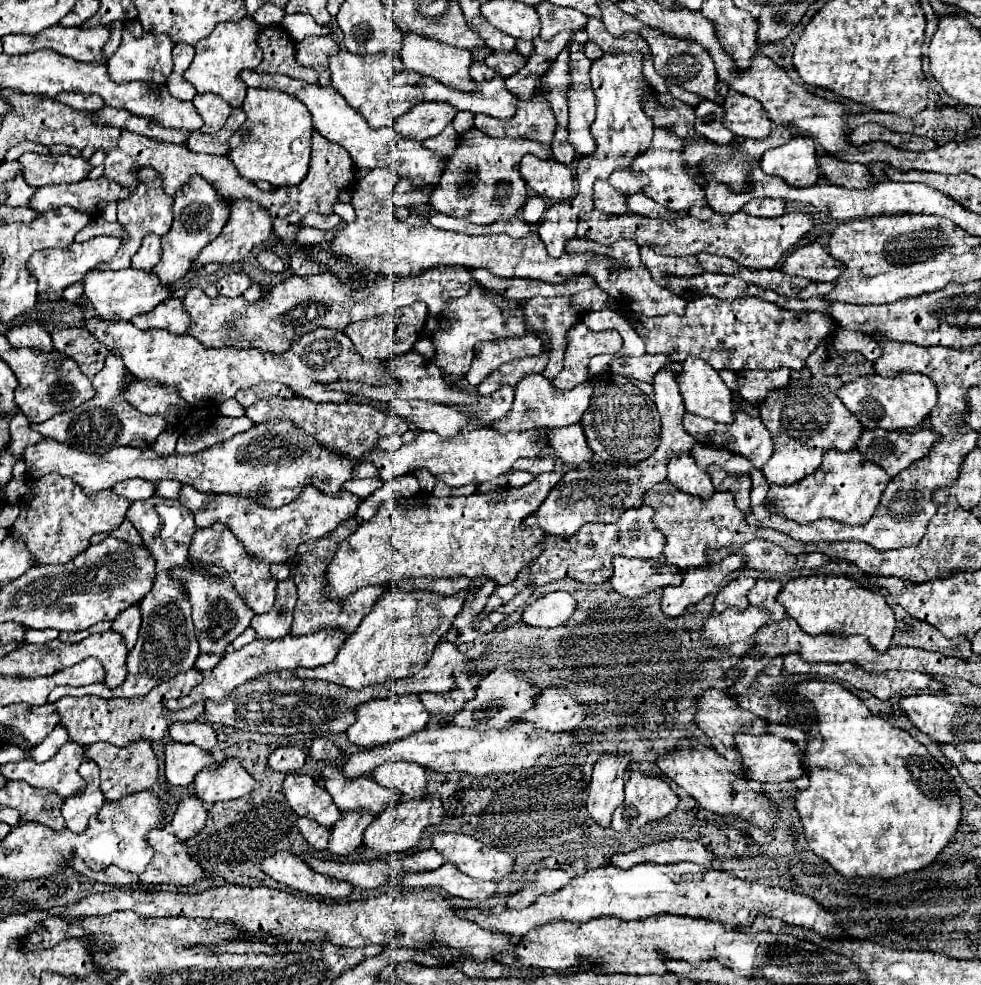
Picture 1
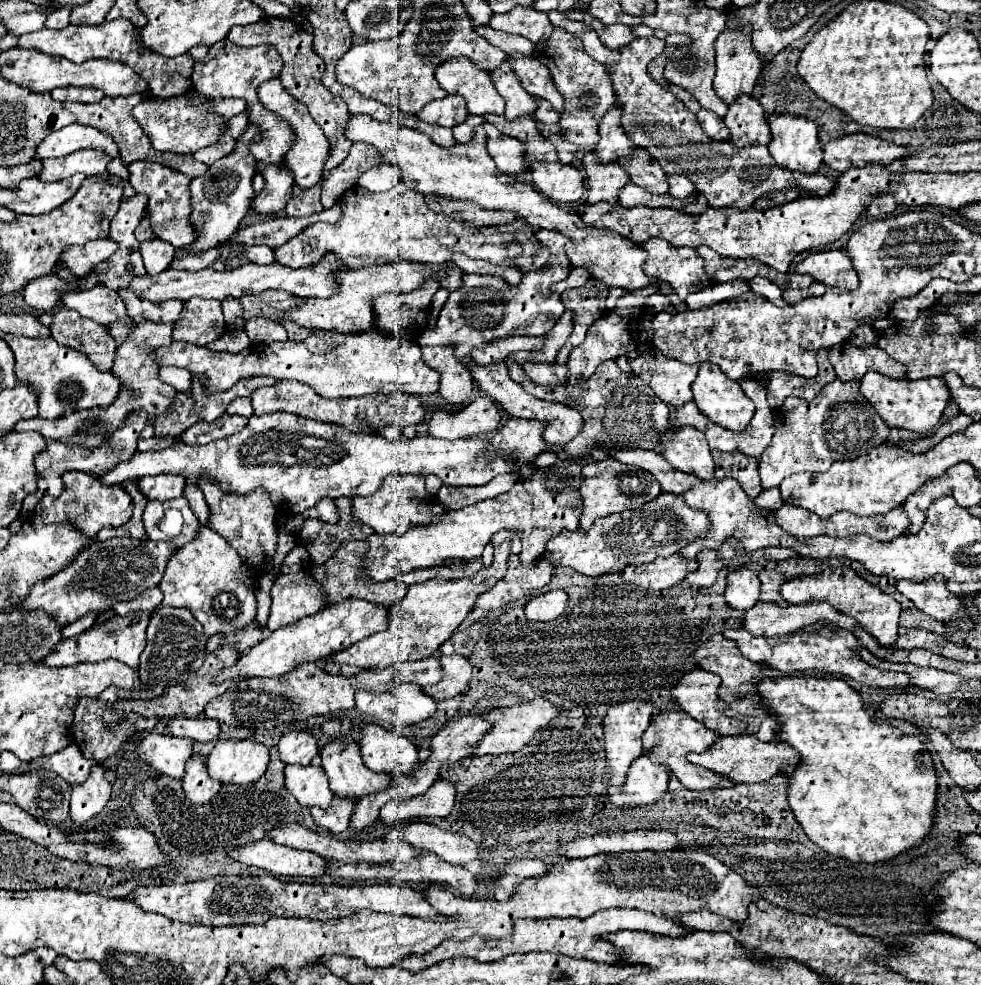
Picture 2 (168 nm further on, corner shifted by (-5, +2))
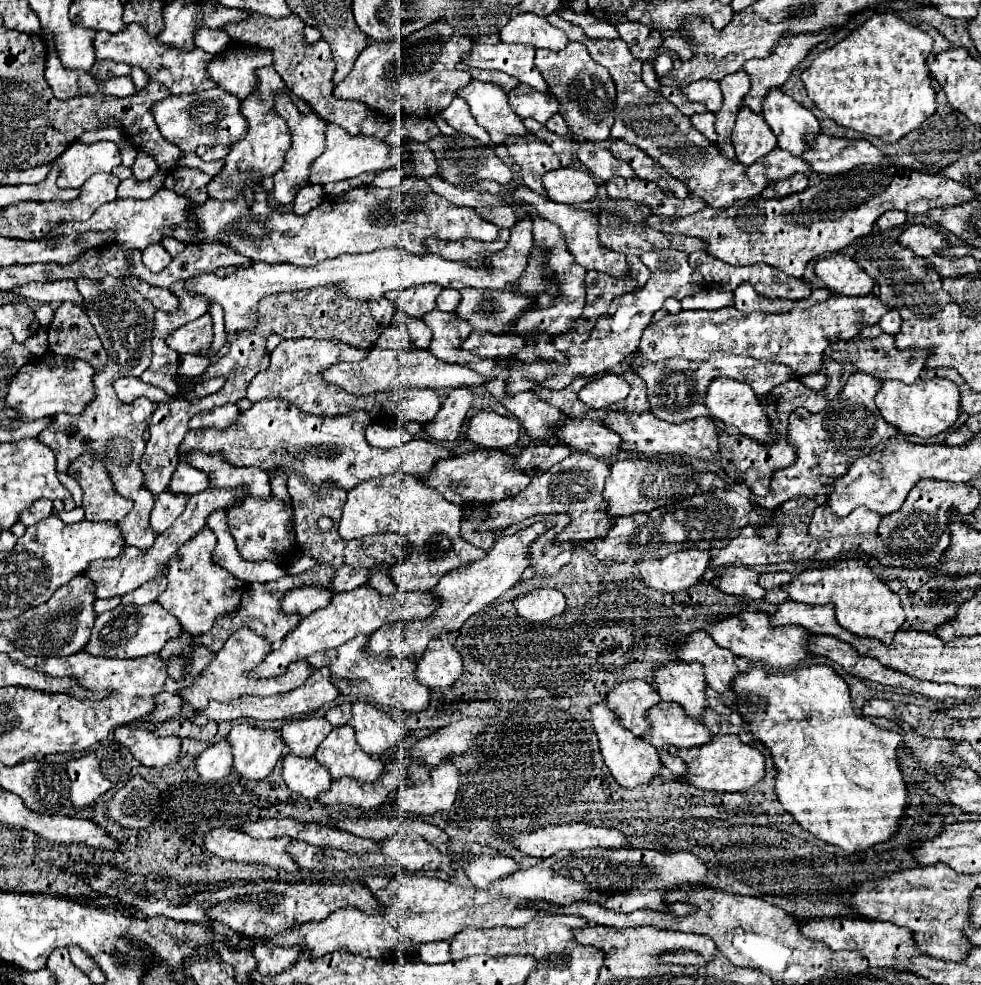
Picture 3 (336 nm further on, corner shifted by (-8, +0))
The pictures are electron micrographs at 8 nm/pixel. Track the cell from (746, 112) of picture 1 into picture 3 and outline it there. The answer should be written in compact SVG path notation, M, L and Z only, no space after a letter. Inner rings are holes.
M741 107L731 133L731 141L737 161L743 165L755 163L759 157L767 155L777 147L773 131L769 129L761 113L753 113L749 107Z

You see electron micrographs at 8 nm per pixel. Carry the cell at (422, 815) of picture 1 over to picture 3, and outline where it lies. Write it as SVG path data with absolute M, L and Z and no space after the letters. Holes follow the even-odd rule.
M445 763L431 771L431 779L427 783L417 783L409 789L401 789L397 805L401 811L413 815L447 813L453 807L457 787L459 771L453 763Z

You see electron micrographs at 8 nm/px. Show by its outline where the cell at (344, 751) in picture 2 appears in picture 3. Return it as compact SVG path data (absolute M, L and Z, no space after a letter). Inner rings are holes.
M349 725L333 729L317 747L315 759L329 769L335 781L341 777L353 777L361 783L373 783L379 781L385 771L381 761L371 759L359 749L355 731Z

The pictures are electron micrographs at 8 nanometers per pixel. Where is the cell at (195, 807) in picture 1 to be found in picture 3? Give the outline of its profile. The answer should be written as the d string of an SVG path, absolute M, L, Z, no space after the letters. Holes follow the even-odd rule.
M223 739L223 741L207 747L207 749L195 759L195 771L199 773L199 777L201 777L205 783L213 783L213 781L219 781L221 777L229 775L231 763L233 763L231 747L229 747L227 741Z

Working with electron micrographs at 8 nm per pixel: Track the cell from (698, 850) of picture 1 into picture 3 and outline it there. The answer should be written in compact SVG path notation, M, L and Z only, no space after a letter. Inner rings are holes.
M571 823L571 825L549 825L543 829L537 829L533 833L521 833L521 835L513 835L513 843L525 853L525 855L533 855L533 857L551 857L557 851L583 851L583 849L619 849L619 847L627 847L631 841L629 835L619 833L617 829L605 829L605 827L595 827L595 825L587 825L587 823Z

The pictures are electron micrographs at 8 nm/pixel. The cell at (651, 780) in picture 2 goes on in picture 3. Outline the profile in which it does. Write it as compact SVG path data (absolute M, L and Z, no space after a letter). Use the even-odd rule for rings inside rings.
M599 703L591 707L591 715L593 715L593 727L601 745L601 753L603 753L603 761L609 767L611 775L615 777L615 781L625 787L625 789L635 789L639 785L647 785L653 777L659 775L659 769L663 767L659 753L655 751L653 745L645 743L641 737L635 737L631 731L621 729L621 725L617 725L613 711L607 707L607 703Z

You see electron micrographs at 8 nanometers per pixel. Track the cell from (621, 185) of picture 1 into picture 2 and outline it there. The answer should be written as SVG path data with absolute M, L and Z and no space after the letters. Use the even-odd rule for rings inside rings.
M636 149L630 157L619 158L618 163L629 174L632 183L638 183L656 195L668 193L666 173L648 151Z

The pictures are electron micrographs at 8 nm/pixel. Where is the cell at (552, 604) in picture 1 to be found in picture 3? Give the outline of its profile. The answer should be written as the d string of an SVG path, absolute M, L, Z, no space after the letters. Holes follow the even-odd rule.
M537 589L529 595L519 595L513 605L529 621L549 621L565 611L565 597L557 589Z

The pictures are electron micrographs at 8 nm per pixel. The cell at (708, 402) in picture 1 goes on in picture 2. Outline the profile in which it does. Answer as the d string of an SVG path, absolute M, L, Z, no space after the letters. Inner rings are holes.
M700 363L700 371L698 377L692 383L692 391L694 391L694 403L698 405L698 409L714 423L718 423L720 427L726 427L730 431L744 431L746 425L750 423L750 419L754 417L754 403L744 395L744 391L740 389L740 383L728 379L718 365L714 363Z

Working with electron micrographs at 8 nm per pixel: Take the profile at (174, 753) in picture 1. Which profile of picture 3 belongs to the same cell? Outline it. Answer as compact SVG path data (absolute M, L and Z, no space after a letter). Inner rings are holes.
M117 727L115 739L125 745L133 757L145 767L175 765L181 757L179 737L159 737L139 727Z

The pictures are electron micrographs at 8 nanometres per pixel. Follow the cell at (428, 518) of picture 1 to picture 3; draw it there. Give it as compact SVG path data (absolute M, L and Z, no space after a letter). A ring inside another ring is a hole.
M571 453L567 459L555 463L547 473L541 477L533 477L531 485L521 491L515 497L509 497L505 501L497 501L493 505L485 507L485 521L481 521L479 531L501 531L513 523L519 523L523 519L535 517L535 515L547 515L547 513L565 513L571 517L571 523L555 535L555 545L561 545L565 541L593 541L605 537L605 529L613 523L613 519L607 515L607 505L603 501L603 485L609 477L609 465L605 465L601 459L591 457L589 453Z

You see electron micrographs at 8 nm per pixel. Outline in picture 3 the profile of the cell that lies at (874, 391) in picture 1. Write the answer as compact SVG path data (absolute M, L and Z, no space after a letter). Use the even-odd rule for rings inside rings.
M949 379L937 381L917 381L913 385L905 385L903 381L883 381L881 389L877 391L875 405L881 411L883 419L895 425L901 433L919 435L919 437L933 437L937 433L947 431L959 417L959 389Z

